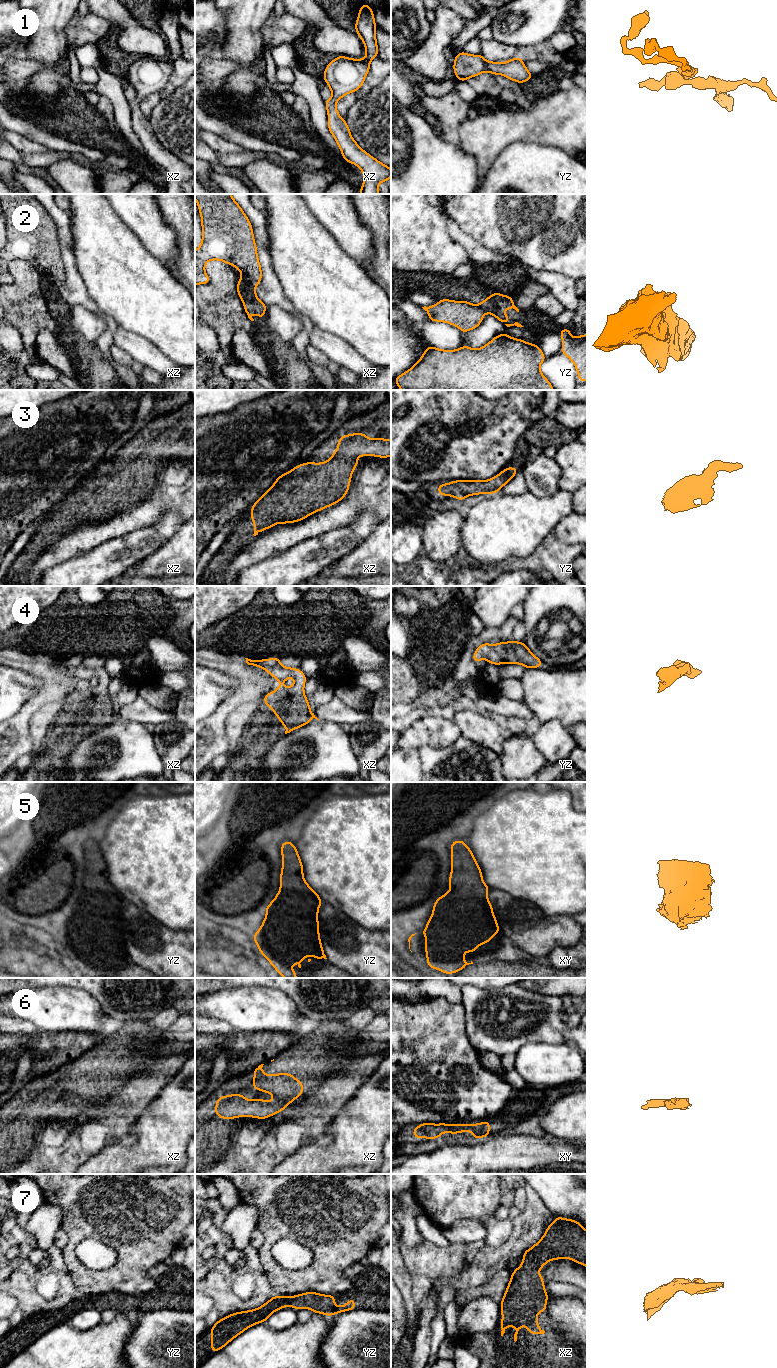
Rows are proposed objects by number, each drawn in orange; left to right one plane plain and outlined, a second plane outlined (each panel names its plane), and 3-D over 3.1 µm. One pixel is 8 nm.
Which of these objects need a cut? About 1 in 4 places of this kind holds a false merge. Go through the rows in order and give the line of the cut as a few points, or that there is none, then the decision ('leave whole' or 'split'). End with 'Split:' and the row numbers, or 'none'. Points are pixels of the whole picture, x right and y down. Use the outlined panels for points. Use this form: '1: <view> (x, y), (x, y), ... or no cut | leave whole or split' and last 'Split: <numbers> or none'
1: no cut | leave whole
2: xz (243, 275), (254, 287) | split
3: no cut | leave whole
4: no cut | leave whole
5: no cut | leave whole
6: no cut | leave whole
7: no cut | leave whole
Split: 2

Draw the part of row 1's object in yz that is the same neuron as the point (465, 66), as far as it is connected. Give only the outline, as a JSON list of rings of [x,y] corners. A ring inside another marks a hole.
[[[462,51],[455,55],[453,70],[458,81],[466,81],[483,72],[494,75],[504,75],[517,83],[529,81],[533,74],[530,73],[522,61],[522,57],[513,58],[504,63],[489,62],[481,54],[470,55]]]

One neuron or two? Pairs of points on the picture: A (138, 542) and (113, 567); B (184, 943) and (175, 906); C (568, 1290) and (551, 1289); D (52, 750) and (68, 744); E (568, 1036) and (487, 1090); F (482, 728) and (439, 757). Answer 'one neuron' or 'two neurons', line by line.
A: one neuron
B: two neurons
C: one neuron
D: one neuron
E: two neurons
F: two neurons

